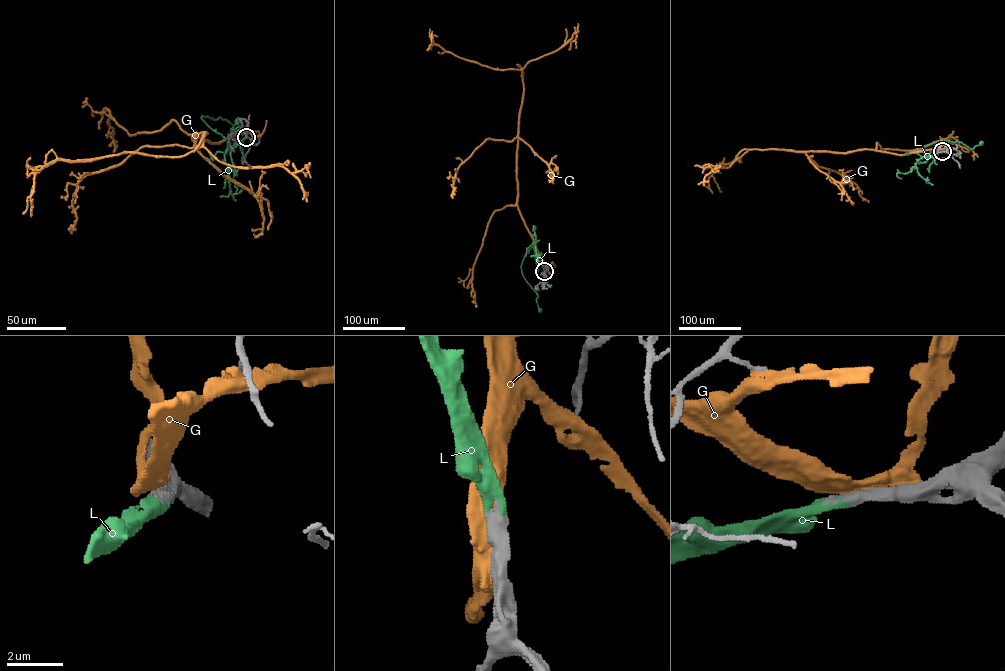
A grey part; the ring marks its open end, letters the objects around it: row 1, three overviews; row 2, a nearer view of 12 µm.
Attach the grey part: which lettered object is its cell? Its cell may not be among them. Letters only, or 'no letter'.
L

